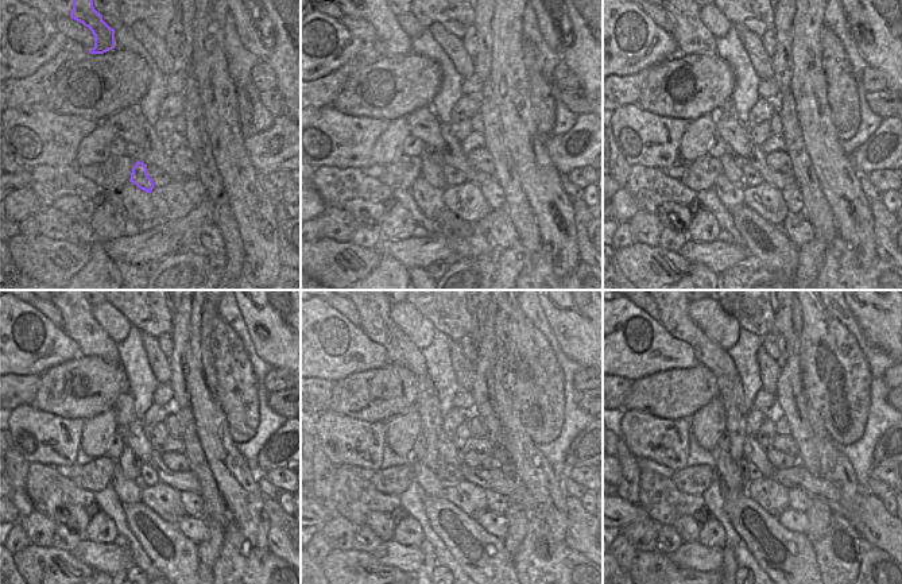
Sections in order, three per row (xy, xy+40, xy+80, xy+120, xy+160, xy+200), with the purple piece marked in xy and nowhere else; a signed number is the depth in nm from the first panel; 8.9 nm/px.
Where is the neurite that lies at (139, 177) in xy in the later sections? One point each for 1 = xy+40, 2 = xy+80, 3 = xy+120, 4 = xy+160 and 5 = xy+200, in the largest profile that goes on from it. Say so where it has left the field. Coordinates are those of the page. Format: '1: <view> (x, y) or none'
1: xy+40 (432, 171)
2: xy+80 (732, 170)
3: xy+120 (127, 460)
4: xy+160 (378, 325)
5: xy+200 (674, 317)

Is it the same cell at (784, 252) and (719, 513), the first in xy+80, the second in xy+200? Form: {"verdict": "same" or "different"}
{"verdict": "different"}

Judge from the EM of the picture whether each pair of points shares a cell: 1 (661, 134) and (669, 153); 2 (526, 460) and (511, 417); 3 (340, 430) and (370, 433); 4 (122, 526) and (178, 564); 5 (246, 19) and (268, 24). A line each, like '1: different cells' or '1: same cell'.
1: same cell
2: same cell
3: same cell
4: different cells
5: different cells

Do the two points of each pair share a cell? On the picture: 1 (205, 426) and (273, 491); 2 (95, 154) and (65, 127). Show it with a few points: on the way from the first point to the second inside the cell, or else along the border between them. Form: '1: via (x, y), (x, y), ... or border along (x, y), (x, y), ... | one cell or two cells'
1: border along (256, 476), (258, 486), (264, 497) | two cells
2: border along (99, 123), (78, 144), (74, 163) | two cells

